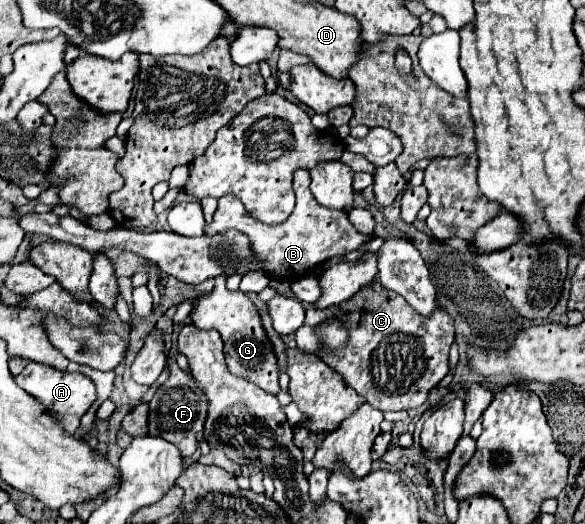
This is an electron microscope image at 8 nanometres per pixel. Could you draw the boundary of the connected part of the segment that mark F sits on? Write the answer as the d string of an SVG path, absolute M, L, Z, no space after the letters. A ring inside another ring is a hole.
M176 362L170 364L170 378L156 390L154 398L150 400L150 414L148 414L148 434L160 436L180 448L184 458L192 456L198 450L198 434L204 428L208 412L208 398L198 388L194 376L190 372L184 372L176 366Z

